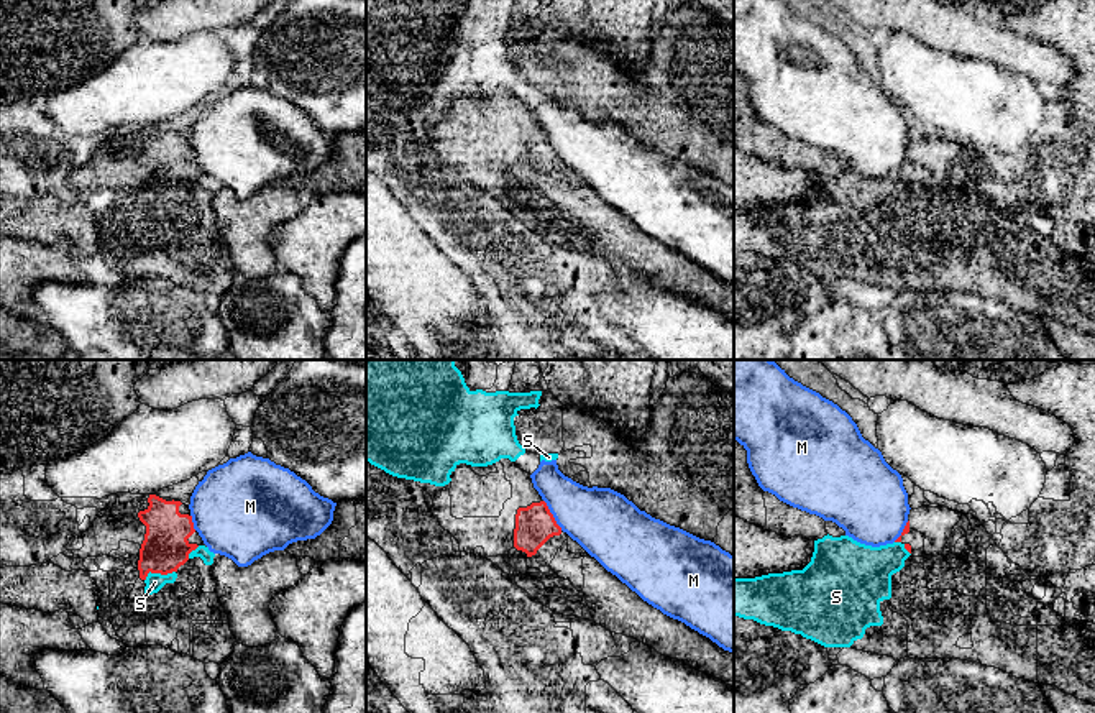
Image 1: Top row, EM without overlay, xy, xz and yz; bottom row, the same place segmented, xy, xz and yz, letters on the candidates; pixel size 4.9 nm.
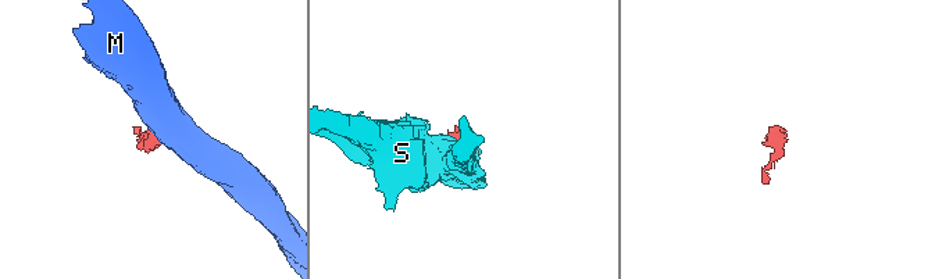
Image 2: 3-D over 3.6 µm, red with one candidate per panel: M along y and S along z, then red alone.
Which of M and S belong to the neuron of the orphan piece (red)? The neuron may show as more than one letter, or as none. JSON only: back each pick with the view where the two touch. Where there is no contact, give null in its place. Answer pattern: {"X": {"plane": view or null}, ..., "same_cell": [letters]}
{"same_cell": []}

